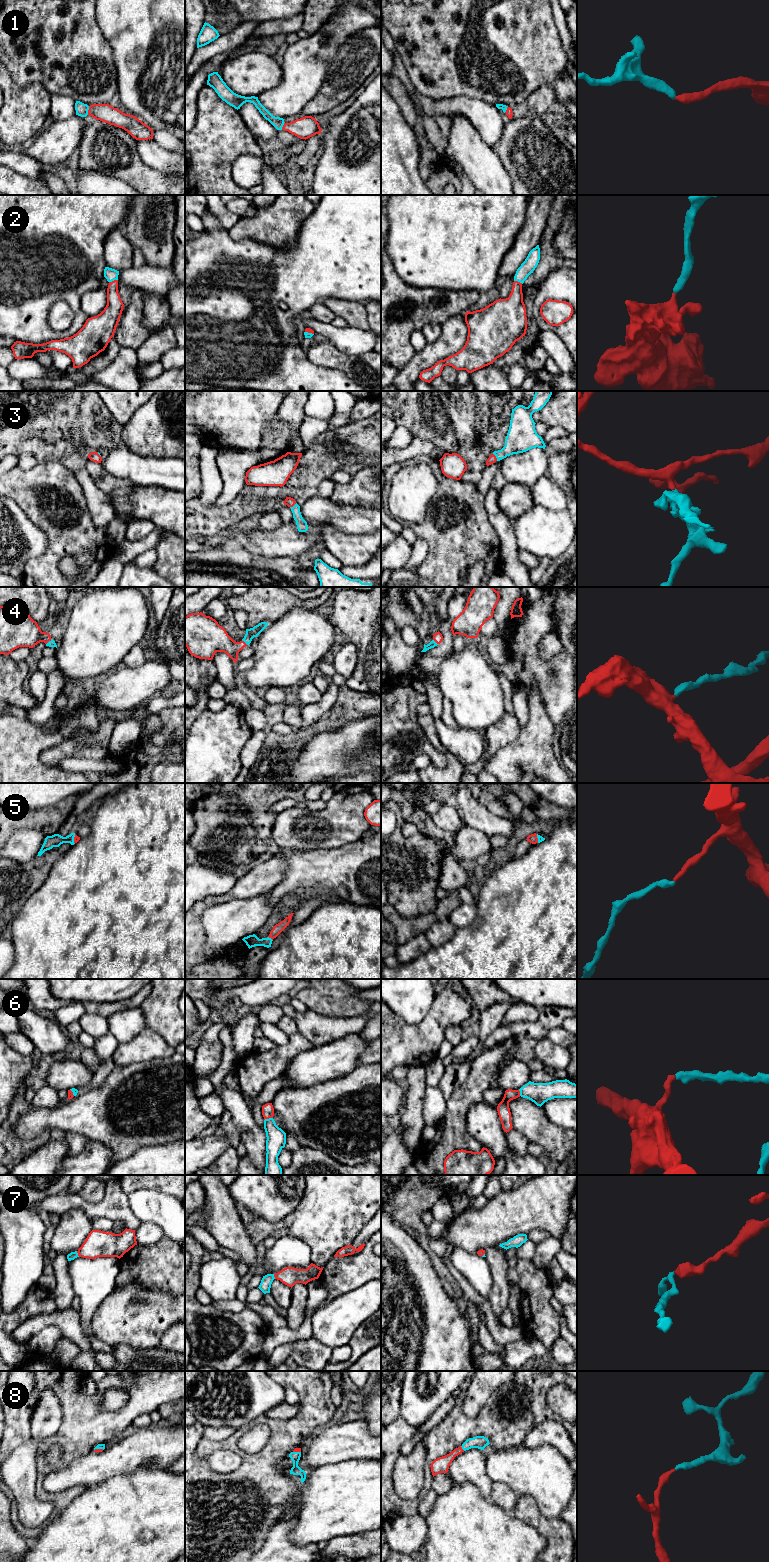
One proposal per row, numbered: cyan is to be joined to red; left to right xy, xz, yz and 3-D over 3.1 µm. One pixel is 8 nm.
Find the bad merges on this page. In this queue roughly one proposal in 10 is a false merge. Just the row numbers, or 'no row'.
no row

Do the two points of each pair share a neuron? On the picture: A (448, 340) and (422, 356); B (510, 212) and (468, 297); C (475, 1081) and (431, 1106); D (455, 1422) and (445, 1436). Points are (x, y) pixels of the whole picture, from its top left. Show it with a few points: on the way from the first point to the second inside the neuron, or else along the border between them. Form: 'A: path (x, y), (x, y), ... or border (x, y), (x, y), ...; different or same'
A: path (442, 346), (428, 356); same
B: border (448, 289), (476, 290), (478, 292); different
C: border (446, 1100), (446, 1111), (439, 1123); different
D: path (455, 1425), (448, 1433); same

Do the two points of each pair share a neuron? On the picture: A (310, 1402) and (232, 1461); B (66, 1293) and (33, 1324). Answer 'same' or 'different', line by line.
A: different
B: different

